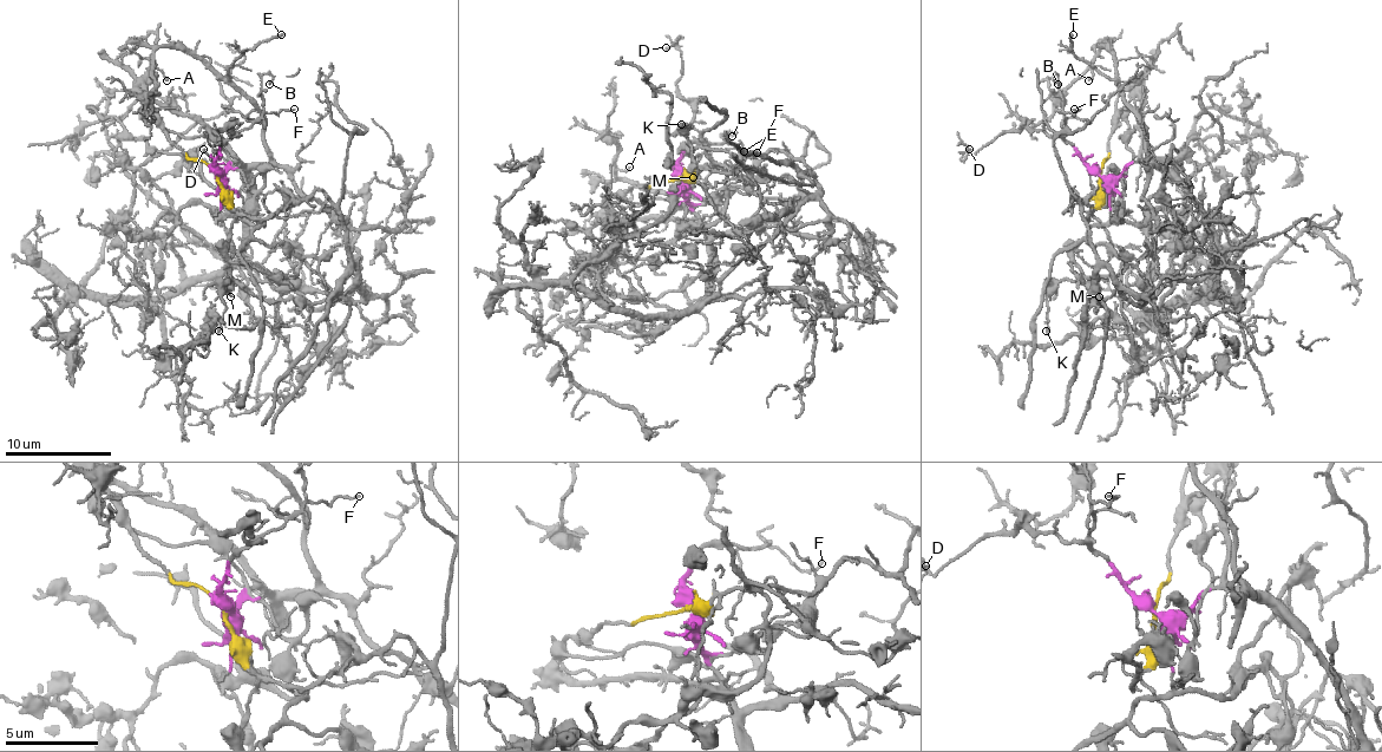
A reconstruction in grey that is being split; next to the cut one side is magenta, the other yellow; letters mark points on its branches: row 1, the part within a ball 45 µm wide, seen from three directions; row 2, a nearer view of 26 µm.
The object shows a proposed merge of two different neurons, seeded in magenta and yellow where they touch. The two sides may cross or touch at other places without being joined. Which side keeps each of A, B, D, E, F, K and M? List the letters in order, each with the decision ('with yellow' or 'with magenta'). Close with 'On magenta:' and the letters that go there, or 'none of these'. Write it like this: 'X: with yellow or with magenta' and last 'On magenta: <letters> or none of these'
A: with magenta
B: with magenta
D: with magenta
E: with magenta
F: with magenta
K: with yellow
M: with yellow
On magenta: A, B, D, E, F

